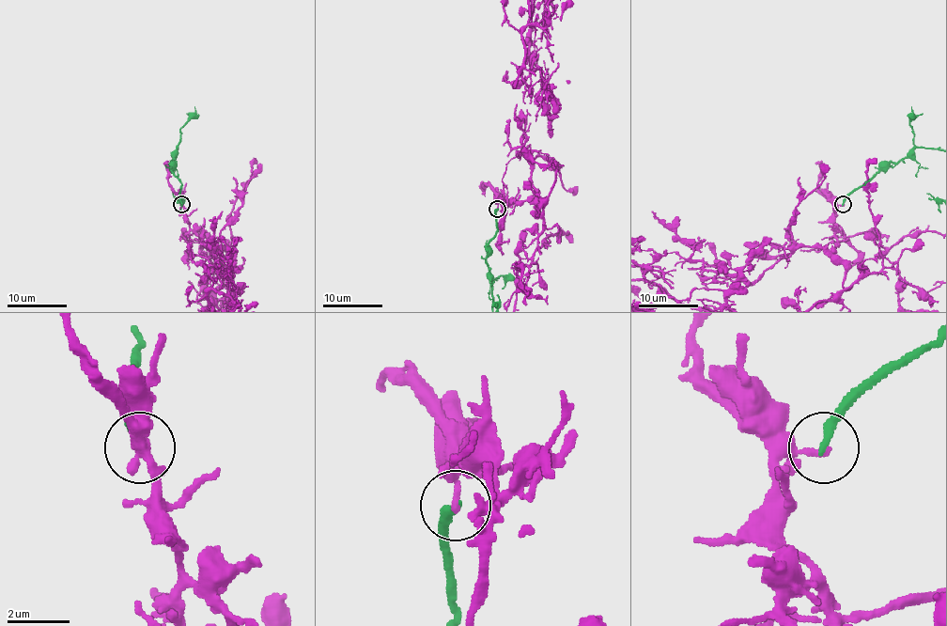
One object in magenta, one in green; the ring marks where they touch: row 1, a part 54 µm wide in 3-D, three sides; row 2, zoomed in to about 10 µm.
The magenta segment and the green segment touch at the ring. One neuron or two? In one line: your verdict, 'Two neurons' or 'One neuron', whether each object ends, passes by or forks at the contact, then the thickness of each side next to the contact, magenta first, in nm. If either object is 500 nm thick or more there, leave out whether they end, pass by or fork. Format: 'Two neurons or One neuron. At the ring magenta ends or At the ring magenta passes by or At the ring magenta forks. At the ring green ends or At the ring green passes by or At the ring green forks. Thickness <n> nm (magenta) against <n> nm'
Two neurons. At the ring magenta ends. At the ring green ends. Thickness 200 nm (magenta) against 240 nm

